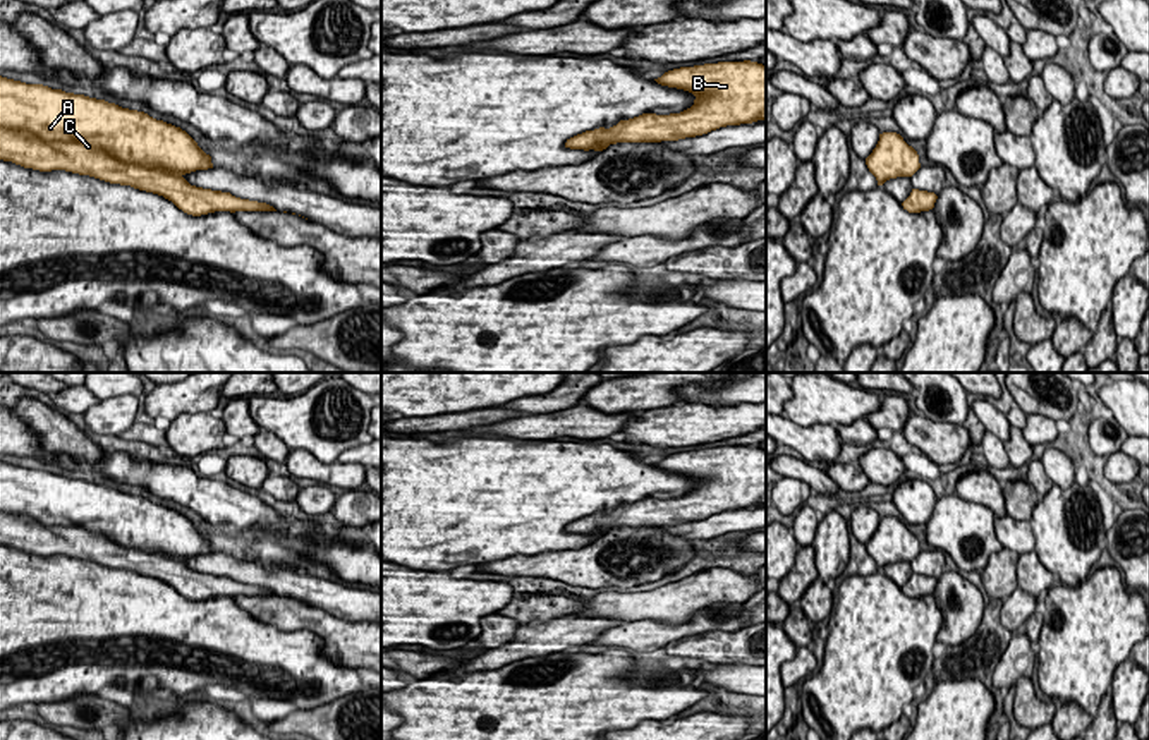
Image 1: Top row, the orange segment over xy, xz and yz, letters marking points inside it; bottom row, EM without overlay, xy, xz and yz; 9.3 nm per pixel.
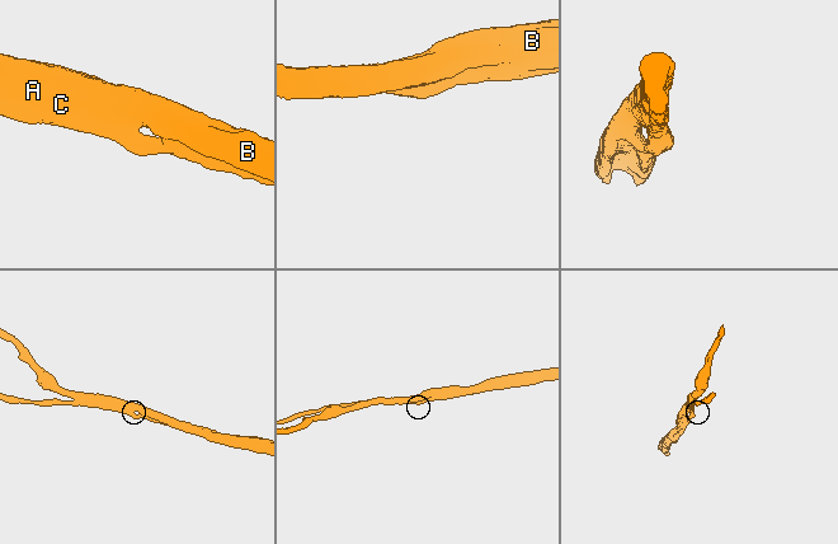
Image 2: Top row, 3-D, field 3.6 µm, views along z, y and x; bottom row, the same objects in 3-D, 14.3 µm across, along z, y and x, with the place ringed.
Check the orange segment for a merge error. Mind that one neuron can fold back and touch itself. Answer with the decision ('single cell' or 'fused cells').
single cell

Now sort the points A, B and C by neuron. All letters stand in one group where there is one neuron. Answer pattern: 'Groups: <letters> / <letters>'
Groups: A B C

